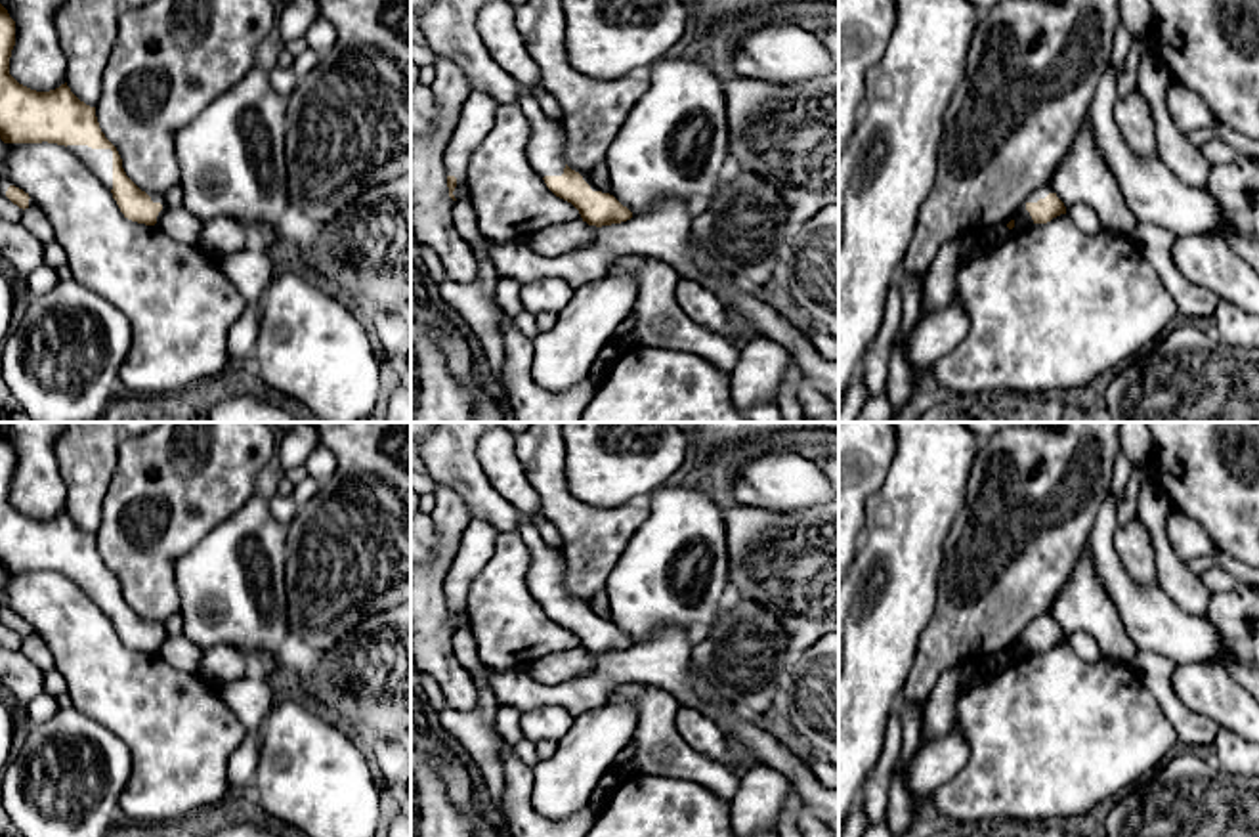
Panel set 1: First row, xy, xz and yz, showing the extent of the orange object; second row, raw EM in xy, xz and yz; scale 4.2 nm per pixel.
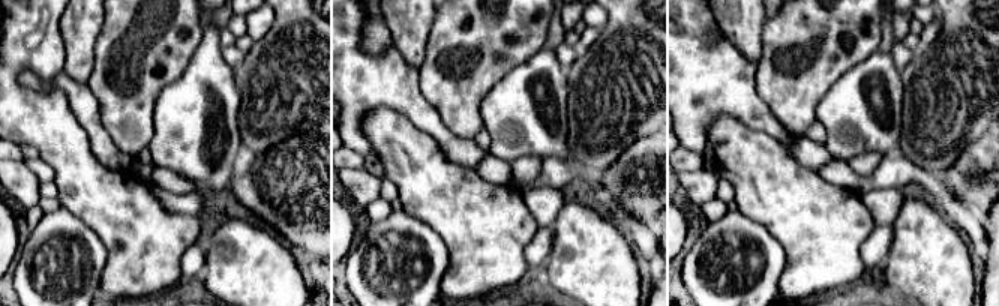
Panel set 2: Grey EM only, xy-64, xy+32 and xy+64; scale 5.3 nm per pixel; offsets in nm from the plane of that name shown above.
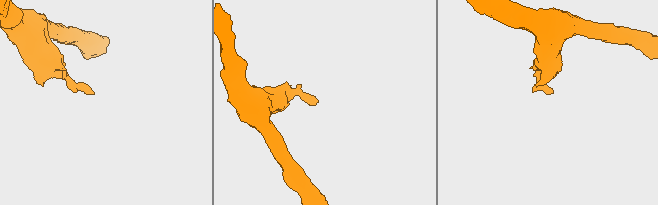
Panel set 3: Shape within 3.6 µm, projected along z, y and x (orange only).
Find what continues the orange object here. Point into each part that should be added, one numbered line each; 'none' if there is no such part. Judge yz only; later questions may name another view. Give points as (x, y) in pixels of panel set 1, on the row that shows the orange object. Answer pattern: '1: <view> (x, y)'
1: yz (1040, 193)

